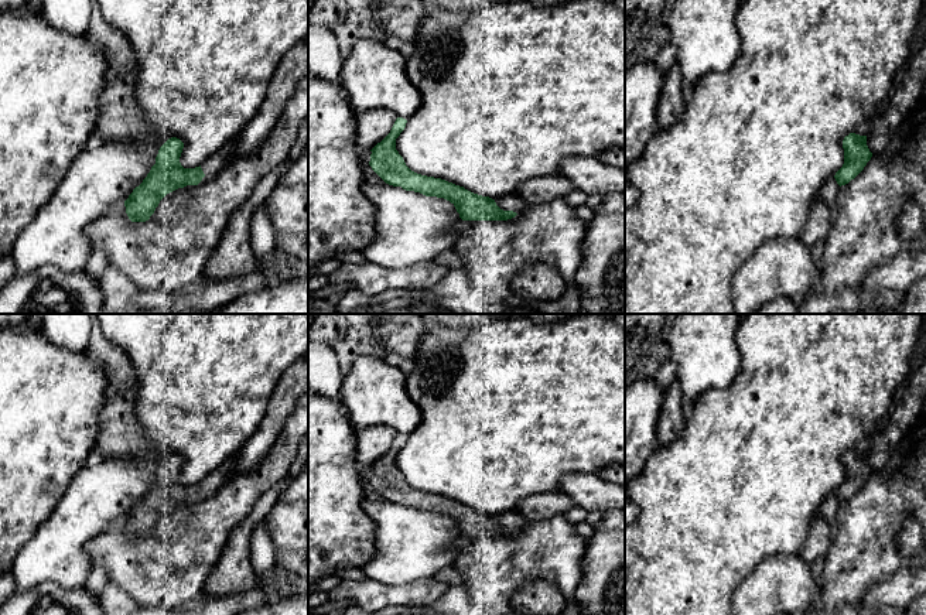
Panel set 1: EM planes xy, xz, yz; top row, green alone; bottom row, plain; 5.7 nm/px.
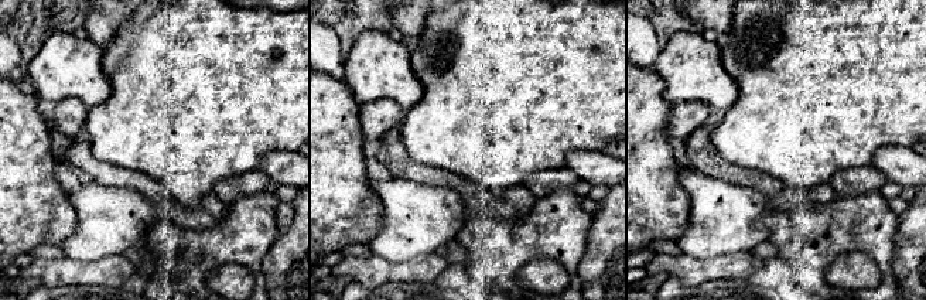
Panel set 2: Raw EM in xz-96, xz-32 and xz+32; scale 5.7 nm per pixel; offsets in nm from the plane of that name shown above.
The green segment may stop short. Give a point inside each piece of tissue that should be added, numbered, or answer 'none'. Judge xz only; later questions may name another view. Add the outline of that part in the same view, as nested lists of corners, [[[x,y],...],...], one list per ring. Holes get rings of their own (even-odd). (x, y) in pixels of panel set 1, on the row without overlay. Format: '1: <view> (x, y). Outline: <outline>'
1: xz (511, 518). Outline: [[[506,510],[495,516],[496,522],[503,527],[513,527],[516,530],[524,529],[530,522],[516,510]]]

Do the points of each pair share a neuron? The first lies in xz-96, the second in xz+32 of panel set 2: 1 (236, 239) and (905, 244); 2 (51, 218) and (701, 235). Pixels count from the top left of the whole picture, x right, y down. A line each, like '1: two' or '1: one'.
1: two
2: two

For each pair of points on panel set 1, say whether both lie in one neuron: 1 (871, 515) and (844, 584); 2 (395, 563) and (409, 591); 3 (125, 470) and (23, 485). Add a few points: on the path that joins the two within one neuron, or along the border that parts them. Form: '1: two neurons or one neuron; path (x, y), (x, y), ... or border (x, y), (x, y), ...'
1: one neuron; path (863, 532), (857, 549), (857, 567)
2: two neurons; border (433, 576), (400, 584), (372, 581)
3: two neurons; border (85, 465), (74, 477), (54, 506)

